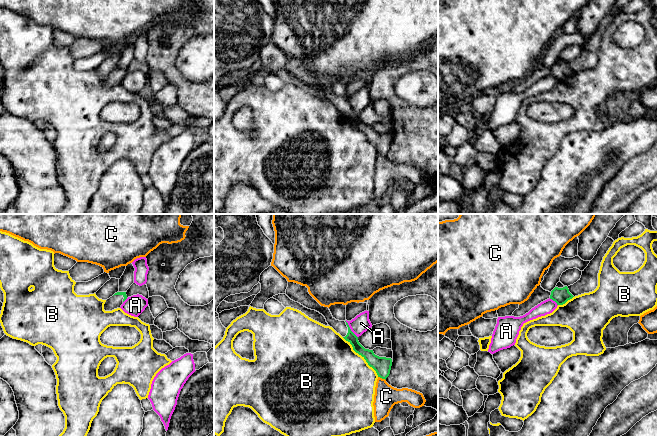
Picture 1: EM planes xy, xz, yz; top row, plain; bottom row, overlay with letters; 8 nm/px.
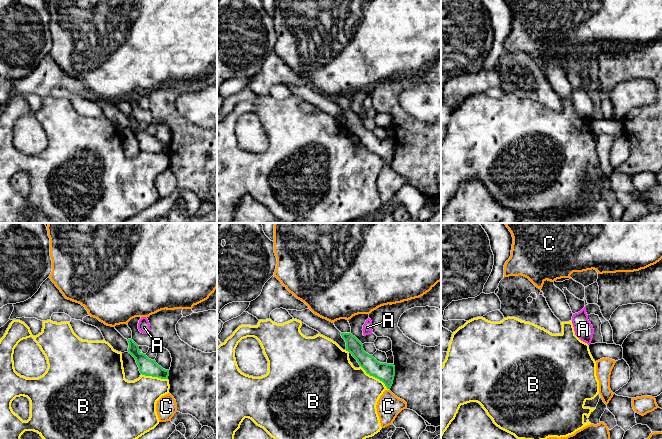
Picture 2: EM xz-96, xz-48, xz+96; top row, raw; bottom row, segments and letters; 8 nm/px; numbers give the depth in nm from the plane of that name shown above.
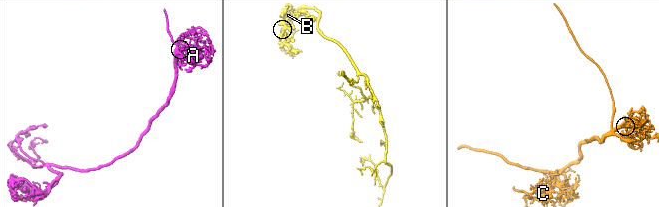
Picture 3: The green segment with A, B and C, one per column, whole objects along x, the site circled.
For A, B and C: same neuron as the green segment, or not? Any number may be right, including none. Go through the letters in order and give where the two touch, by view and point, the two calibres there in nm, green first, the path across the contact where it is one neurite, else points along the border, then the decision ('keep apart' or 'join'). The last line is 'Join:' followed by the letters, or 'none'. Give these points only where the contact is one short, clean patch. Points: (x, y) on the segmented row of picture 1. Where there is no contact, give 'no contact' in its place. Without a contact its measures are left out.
A: meets green in xz at (350, 329); 80 nm thick on the green side, 140 nm on the other; border along xz (345, 321), (357, 337); keep apart
B: meets green in xz at (361, 355); 140 nm thick on the green side, 500 nm on the other; keep apart
C: meets green in xz at (382, 378); 140 nm thick on the green side, 190 nm on the other; border along xz (378, 376), (385, 380); keep apart
Join: none

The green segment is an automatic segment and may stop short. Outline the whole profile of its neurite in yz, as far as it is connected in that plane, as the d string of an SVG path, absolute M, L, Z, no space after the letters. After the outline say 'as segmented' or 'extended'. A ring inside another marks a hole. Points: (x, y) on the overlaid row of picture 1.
M567 286L563 288L555 287L551 291L550 299L555 301L557 305L563 305L568 300L572 299L574 296L569 292L569 289Z; as segmented

